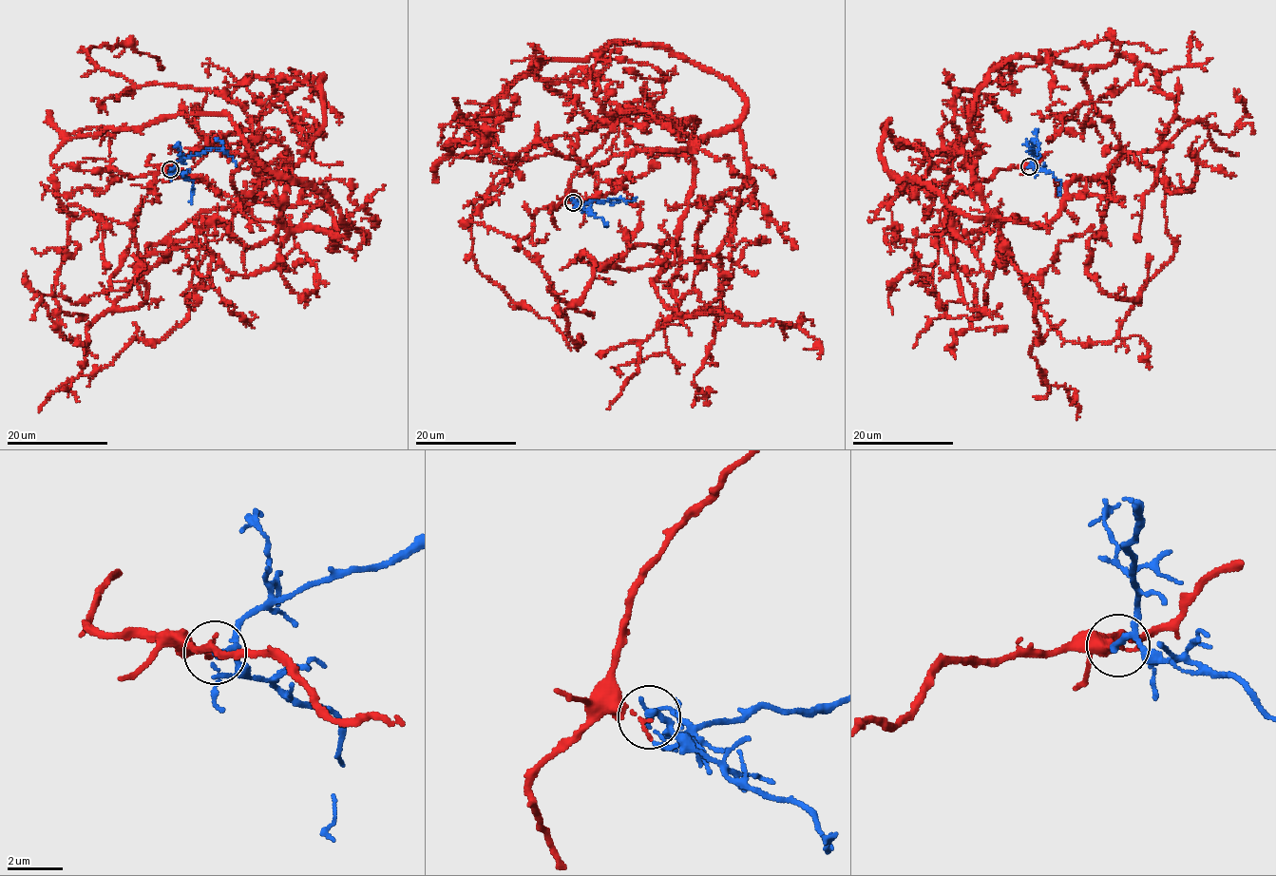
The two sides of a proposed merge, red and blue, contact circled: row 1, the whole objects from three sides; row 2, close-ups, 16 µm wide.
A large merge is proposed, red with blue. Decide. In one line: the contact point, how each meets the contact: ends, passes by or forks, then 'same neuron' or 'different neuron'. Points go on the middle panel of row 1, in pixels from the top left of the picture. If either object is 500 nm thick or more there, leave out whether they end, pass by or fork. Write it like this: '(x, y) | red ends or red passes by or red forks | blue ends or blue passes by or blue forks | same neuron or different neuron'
(573, 202) | red ends | blue ends | different neuron

